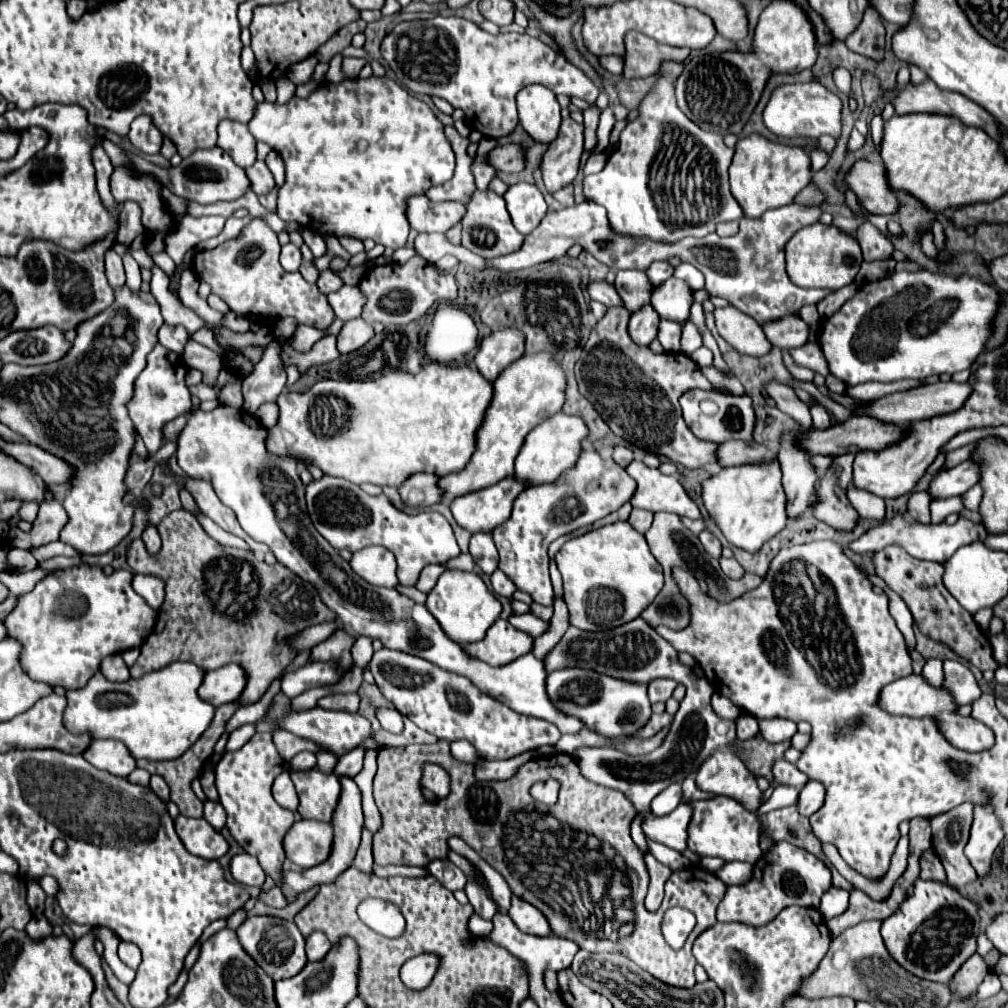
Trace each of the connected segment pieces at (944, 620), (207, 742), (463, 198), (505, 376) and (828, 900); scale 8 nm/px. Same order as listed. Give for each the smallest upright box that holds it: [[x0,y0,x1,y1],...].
[[872,545,998,671],[126,509,334,817],[426,125,476,204],[436,353,564,501],[820,887,848,921]]

